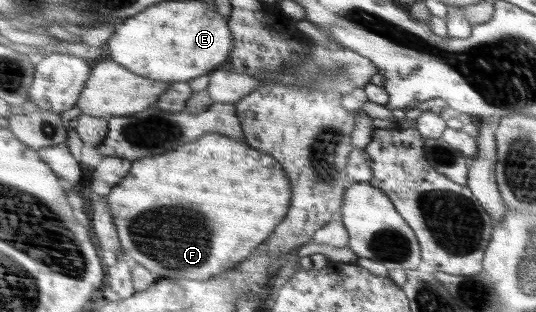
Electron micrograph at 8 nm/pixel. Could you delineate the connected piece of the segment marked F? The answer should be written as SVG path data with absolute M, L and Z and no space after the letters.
M210 133L210 136L204 137L192 142L184 144L182 148L176 148L174 152L156 156L156 158L143 158L136 160L131 164L129 175L122 182L114 185L107 196L108 206L112 212L113 223L117 228L119 242L122 242L122 248L126 254L130 254L138 264L142 264L144 268L148 268L150 272L158 274L160 278L186 278L186 280L210 280L222 272L232 270L234 266L238 266L244 259L248 258L251 253L258 248L260 244L265 243L264 240L274 232L274 228L278 222L286 216L290 206L291 188L290 181L284 173L282 166L274 160L269 154L260 152L246 142L240 143L231 137L220 134Z

